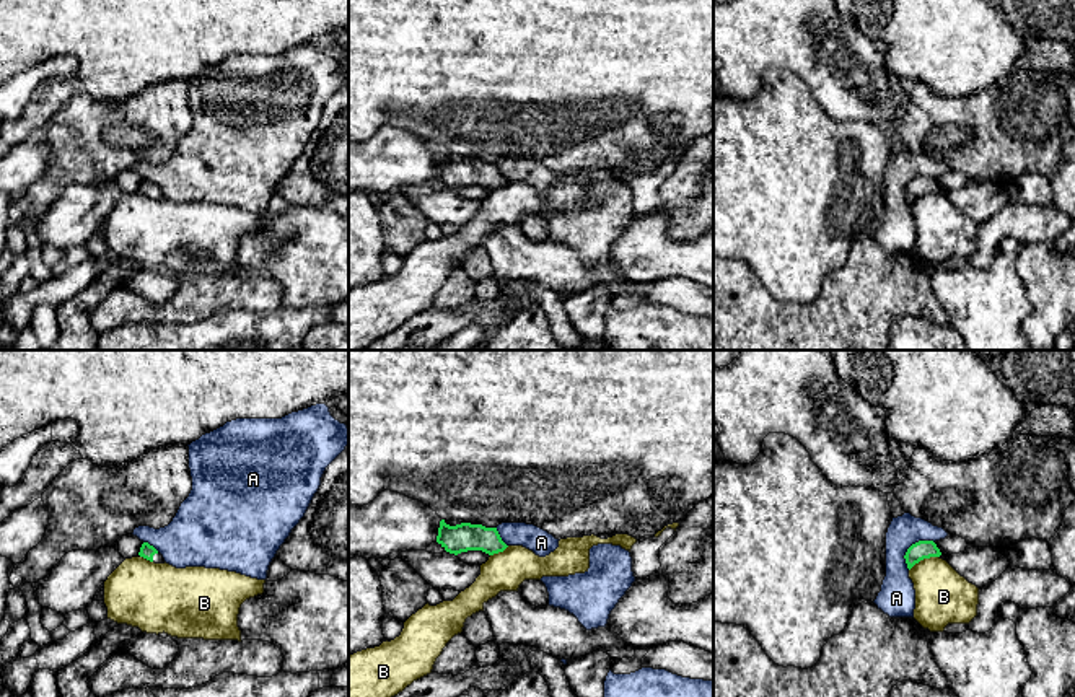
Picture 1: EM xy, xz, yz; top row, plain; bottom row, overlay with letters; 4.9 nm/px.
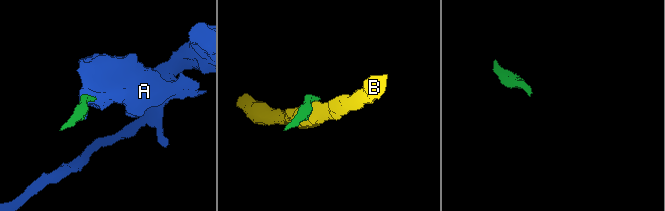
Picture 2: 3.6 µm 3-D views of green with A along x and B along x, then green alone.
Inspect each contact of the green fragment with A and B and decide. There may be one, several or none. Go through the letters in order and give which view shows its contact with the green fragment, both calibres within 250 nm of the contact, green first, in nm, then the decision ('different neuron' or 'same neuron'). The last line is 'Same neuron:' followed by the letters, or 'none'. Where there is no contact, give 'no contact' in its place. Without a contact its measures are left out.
A: yz | 100/170 nm | different neuron
B: yz | 100/280 nm | different neuron
Same neuron: none

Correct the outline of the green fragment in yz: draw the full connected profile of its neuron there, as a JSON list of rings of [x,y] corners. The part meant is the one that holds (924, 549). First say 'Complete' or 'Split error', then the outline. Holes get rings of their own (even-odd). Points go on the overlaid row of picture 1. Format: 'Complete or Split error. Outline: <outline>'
Complete. Outline: [[[919,541],[907,549],[904,559],[906,559],[907,568],[910,570],[920,560],[930,559],[930,557],[940,557],[940,555],[941,552],[933,541]]]

